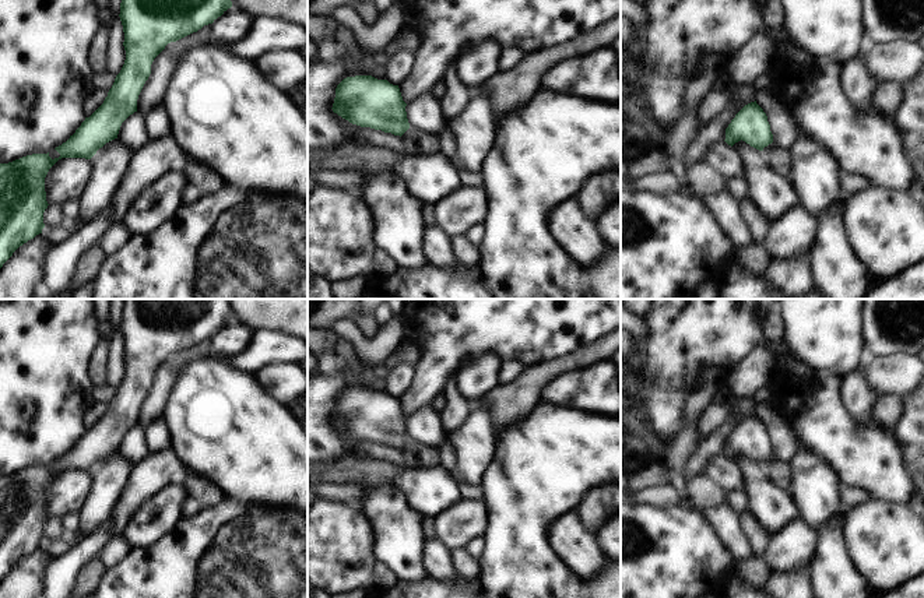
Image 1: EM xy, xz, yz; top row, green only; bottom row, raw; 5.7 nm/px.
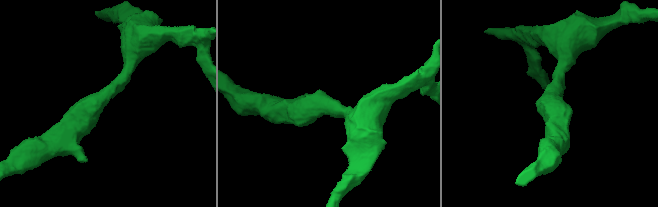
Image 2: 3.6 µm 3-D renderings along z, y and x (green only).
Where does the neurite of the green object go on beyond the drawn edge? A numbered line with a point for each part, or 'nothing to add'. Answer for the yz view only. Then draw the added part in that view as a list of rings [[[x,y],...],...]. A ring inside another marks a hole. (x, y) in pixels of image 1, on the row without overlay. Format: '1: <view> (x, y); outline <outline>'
nothing to add

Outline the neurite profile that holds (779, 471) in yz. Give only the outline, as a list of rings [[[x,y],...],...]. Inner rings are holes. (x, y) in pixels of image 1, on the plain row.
[[[774,455],[763,461],[763,468],[769,472],[773,483],[783,492],[790,495],[793,475],[790,472],[790,462],[781,461]]]

